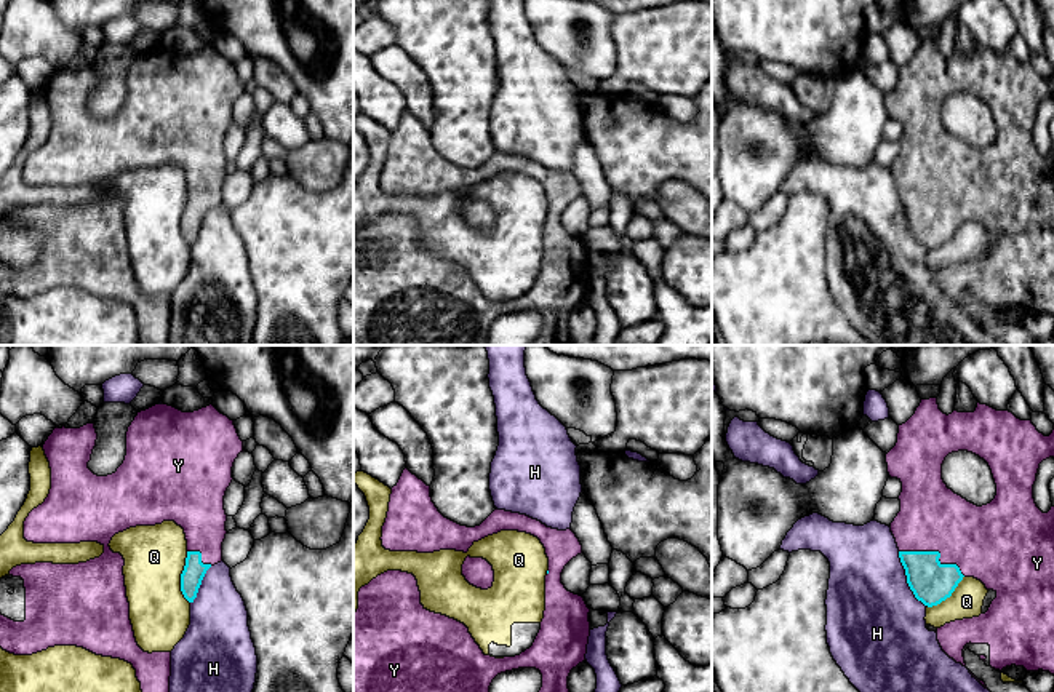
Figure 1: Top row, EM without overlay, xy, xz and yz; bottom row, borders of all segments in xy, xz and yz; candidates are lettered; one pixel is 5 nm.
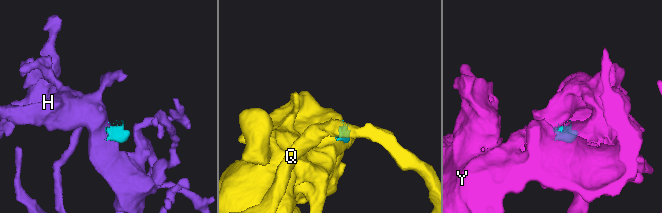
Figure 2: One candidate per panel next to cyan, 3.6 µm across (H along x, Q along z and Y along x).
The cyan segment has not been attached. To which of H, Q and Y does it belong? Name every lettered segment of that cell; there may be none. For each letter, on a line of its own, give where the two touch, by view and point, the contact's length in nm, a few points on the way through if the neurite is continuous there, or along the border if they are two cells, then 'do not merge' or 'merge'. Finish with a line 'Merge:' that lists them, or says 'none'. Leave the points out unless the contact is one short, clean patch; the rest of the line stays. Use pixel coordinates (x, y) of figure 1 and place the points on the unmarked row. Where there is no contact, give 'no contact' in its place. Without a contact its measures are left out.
H: meets cyan in yz at (907, 221); contact 320 nm long; border along yz (898, 194), (906, 224), (925, 248); do not merge
Q: meets cyan in xy at (181, 219); contact 260 nm long; do not merge
Y: meets cyan in yz at (936, 194); contact 360 nm long; merge
Merge: Y

